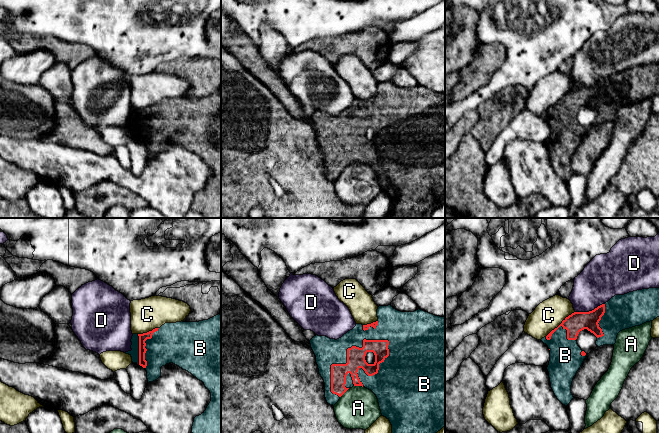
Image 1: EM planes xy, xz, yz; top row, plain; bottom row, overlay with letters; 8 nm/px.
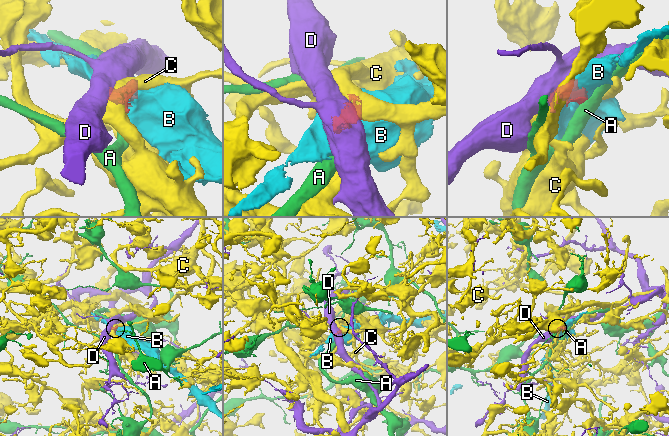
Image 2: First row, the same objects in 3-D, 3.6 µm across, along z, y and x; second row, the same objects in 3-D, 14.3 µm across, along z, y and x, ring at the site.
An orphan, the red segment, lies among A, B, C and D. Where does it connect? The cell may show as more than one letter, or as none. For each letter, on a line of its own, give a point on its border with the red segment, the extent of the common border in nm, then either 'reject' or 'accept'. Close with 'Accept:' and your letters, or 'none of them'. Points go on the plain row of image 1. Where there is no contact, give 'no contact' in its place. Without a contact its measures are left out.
A: xz (344, 168) | 110 nm | reject
B: xz (347, 130) | 650 nm | accept
C: yz (560, 100) | 320 nm | reject
D: yz (589, 87) | 240 nm | reject
Accept: B

